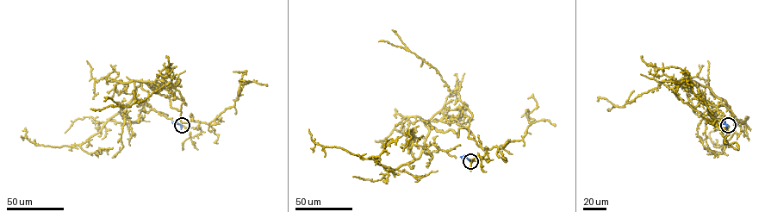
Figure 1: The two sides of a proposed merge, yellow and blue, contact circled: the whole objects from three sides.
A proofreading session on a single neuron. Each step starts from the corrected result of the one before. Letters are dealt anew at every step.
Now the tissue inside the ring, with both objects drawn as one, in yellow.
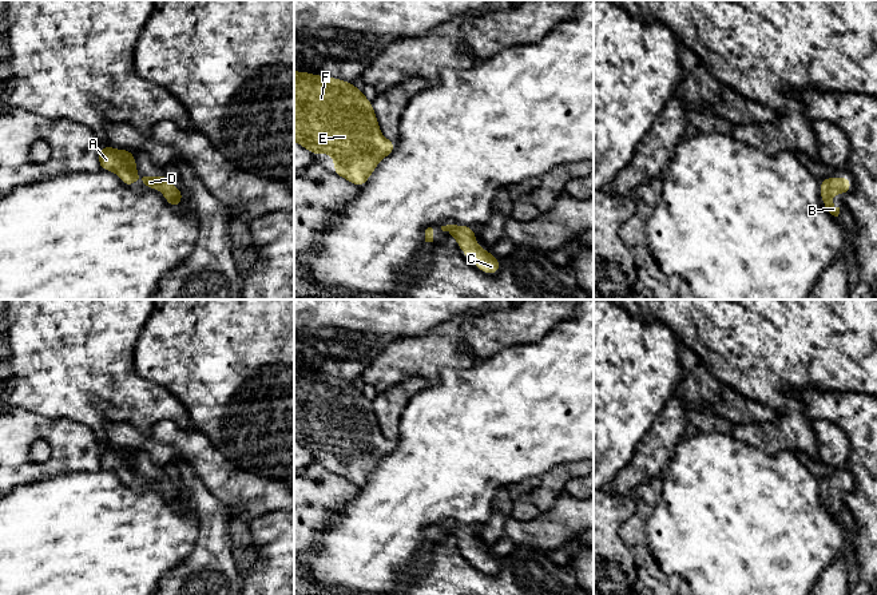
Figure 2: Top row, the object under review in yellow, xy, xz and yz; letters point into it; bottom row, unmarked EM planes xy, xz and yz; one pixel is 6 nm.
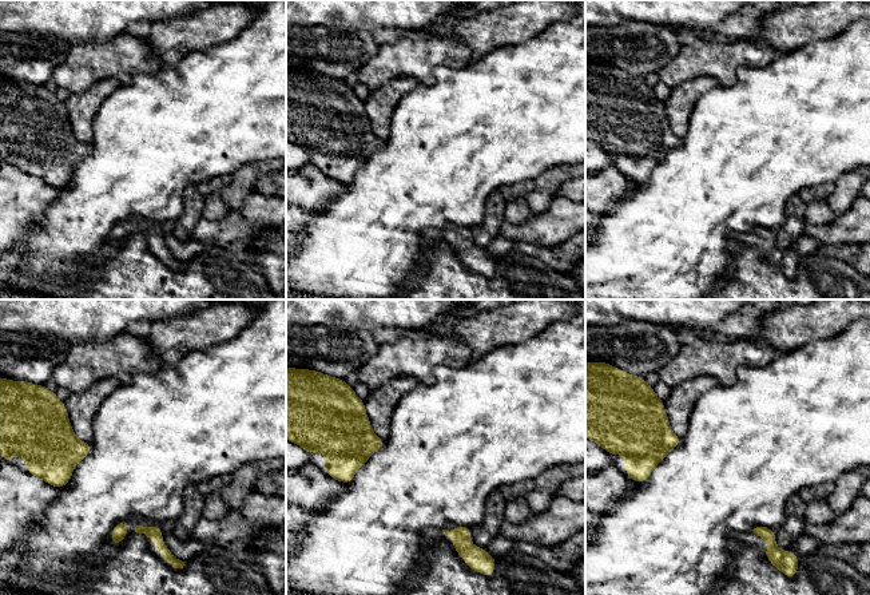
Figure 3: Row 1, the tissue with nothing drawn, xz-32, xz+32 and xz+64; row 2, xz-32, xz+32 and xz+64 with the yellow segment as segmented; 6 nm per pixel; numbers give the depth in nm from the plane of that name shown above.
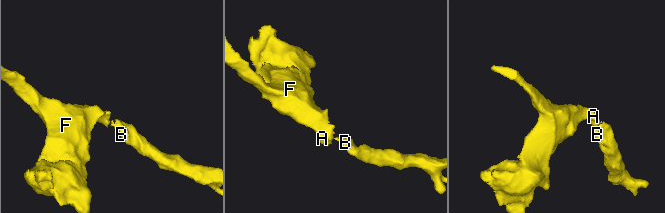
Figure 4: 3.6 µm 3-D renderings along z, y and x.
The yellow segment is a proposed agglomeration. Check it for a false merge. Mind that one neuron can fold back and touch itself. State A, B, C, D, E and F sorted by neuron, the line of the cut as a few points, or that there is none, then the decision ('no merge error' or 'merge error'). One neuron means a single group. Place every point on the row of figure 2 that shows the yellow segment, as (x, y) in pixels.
A B C D E F | no cut | no merge error

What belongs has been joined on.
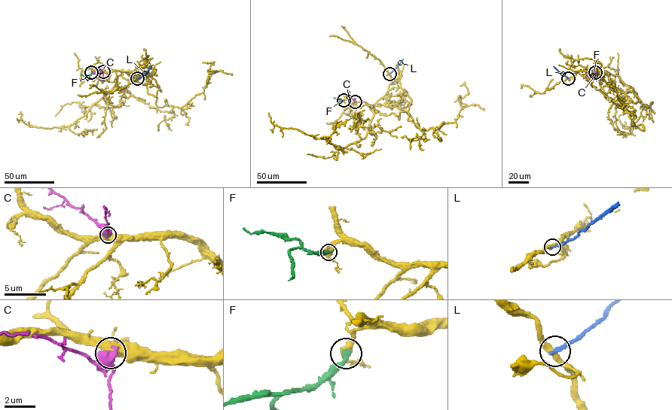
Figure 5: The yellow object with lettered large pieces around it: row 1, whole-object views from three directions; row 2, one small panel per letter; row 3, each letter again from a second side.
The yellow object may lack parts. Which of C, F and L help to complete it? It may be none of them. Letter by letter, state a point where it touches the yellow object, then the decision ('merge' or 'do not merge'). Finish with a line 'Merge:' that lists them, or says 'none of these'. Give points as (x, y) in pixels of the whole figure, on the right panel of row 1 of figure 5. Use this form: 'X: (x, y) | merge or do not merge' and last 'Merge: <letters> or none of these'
C: (596, 71) | do not merge
F: (595, 72) | merge
L: (568, 78) | do not merge
Merge: F

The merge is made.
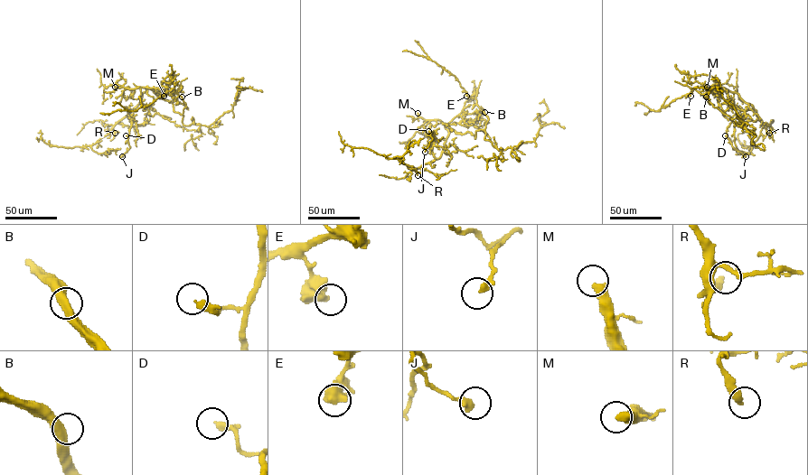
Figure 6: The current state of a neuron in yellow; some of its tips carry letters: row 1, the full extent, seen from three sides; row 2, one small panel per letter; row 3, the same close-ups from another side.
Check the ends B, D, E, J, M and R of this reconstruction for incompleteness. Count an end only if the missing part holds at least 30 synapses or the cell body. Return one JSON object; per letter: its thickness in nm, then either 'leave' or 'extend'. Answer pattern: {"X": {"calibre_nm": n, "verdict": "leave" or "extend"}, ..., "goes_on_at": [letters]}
{"B": {"calibre_nm": 420, "verdict": "leave"}, "D": {"calibre_nm": 320, "verdict": "leave"}, "E": {"calibre_nm": 400, "verdict": "leave"}, "J": {"calibre_nm": 340, "verdict": "leave"}, "M": {"calibre_nm": 420, "verdict": "extend"}, "R": {"calibre_nm": 340, "verdict": "leave"}, "goes_on_at": ["M"]}

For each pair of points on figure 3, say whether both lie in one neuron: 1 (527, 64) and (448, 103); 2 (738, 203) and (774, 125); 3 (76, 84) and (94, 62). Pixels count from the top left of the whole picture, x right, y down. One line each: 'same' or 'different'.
1: same
2: same
3: same

